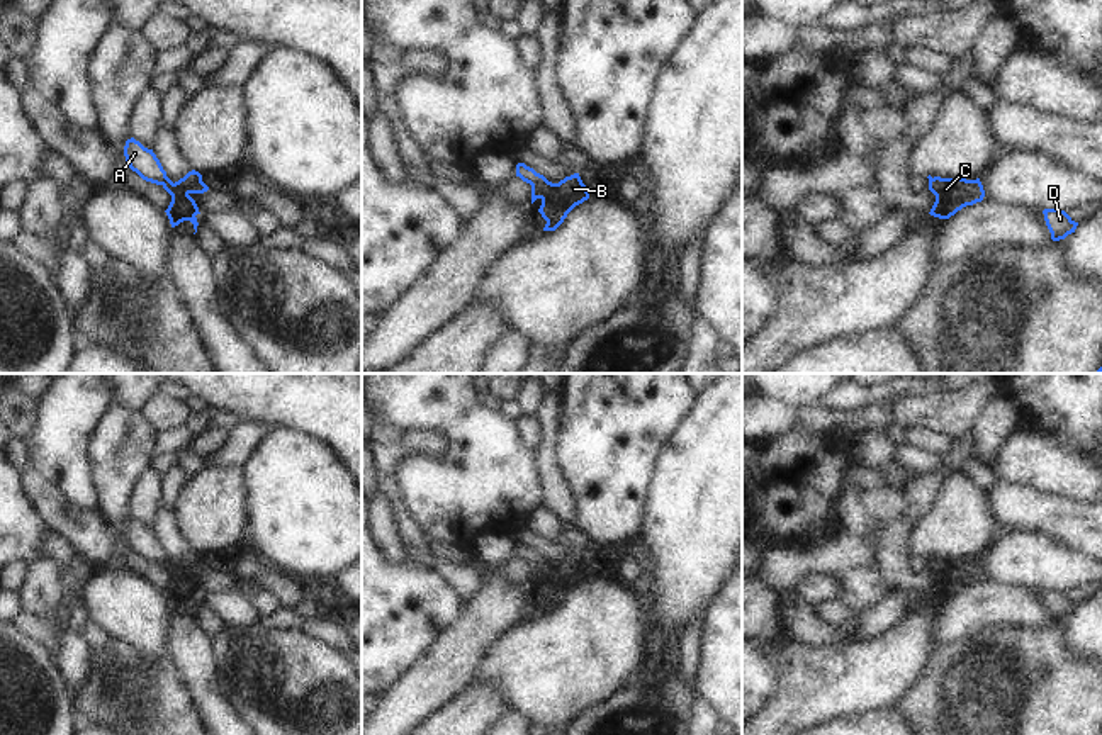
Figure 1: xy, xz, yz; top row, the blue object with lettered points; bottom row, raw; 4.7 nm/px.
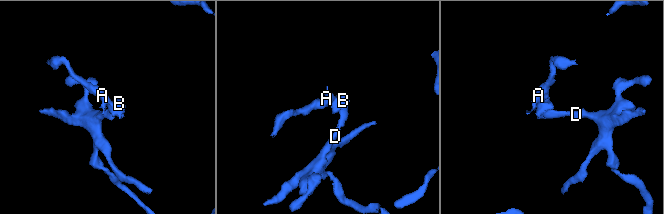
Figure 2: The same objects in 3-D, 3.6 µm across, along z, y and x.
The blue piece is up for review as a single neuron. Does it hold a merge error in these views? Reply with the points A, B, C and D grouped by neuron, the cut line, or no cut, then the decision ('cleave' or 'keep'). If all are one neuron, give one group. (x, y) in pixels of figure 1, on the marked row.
A / B C D; cut in xz along (547, 180), (539, 189), (537, 197); cleave

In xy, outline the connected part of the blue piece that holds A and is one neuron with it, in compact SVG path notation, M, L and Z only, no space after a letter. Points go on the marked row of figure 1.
M134 137L126 141L124 156L129 168L143 180L161 185L168 178L153 149L144 148Z

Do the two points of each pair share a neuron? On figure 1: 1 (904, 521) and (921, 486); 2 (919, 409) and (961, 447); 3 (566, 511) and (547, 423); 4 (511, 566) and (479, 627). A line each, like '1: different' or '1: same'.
1: same
2: different
3: same
4: different

